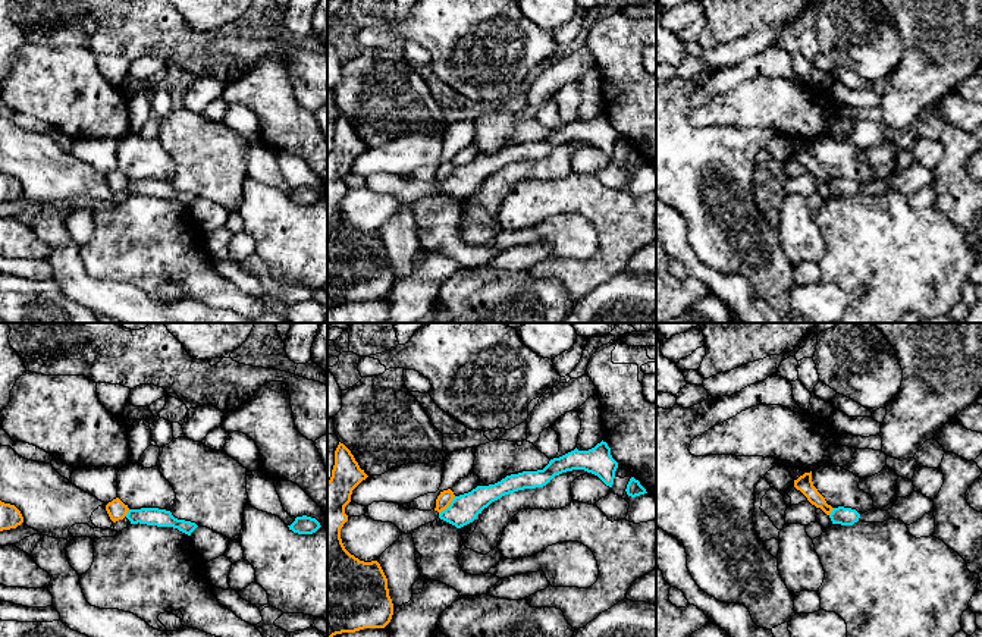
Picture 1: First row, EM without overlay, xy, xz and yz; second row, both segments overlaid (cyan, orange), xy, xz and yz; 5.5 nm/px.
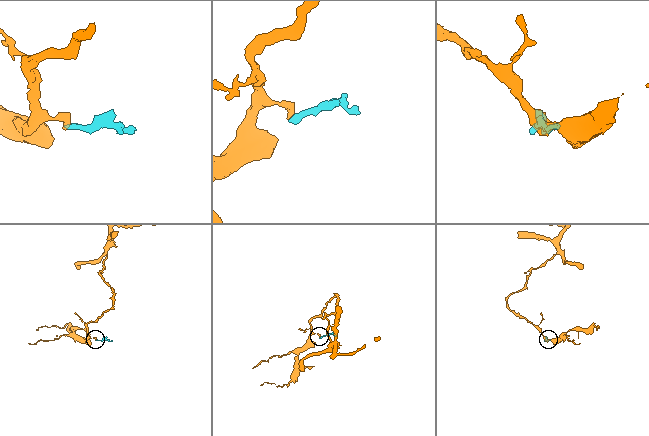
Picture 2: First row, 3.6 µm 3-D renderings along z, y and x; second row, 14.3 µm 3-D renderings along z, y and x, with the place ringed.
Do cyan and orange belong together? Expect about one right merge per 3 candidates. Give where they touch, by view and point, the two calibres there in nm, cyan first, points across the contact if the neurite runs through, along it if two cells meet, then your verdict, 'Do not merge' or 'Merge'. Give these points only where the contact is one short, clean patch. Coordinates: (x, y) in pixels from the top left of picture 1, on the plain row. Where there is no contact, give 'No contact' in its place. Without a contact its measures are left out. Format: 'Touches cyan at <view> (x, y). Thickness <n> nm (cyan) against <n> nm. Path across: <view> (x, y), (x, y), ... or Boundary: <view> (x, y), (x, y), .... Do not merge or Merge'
Touches cyan at xz (449, 176). Thickness 160 nm (cyan) against 80 nm. Boundary: xz (455, 168), (439, 185). Do not merge

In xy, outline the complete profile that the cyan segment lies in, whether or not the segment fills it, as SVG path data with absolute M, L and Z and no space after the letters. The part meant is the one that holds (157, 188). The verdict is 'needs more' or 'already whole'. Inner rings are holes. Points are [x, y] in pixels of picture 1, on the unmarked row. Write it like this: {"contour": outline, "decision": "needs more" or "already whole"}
{"contour": "M159 179L129 181L126 189L131 192L131 195L139 194L157 198L173 198L188 207L191 207L191 204L198 198L195 194L178 191L170 182Z", "decision": "already whole"}

